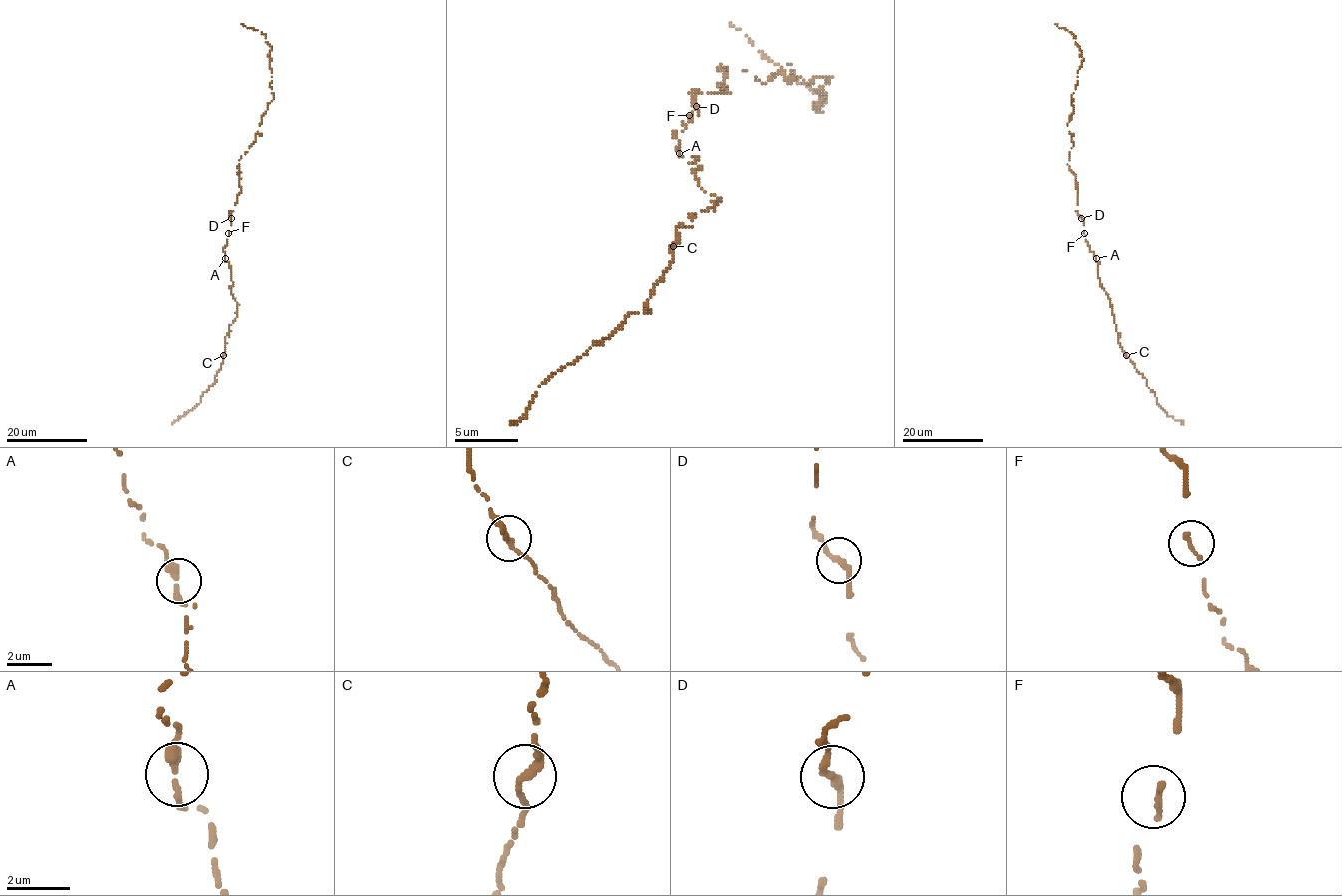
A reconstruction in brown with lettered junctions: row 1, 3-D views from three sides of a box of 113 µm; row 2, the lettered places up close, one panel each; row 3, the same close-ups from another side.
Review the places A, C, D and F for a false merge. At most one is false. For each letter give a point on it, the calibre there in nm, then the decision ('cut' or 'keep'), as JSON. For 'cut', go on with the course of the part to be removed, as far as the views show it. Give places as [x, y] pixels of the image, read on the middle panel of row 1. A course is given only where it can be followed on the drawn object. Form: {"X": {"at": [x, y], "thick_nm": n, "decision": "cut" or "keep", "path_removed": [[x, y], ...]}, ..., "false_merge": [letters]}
{"A": {"at": [679, 153], "thick_nm": 280, "decision": "keep"}, "C": {"at": [673, 246], "thick_nm": 260, "decision": "keep"}, "D": {"at": [696, 106], "thick_nm": 260, "decision": "keep"}, "F": {"at": [689, 115], "thick_nm": 260, "decision": "keep"}, "false_merge": []}

